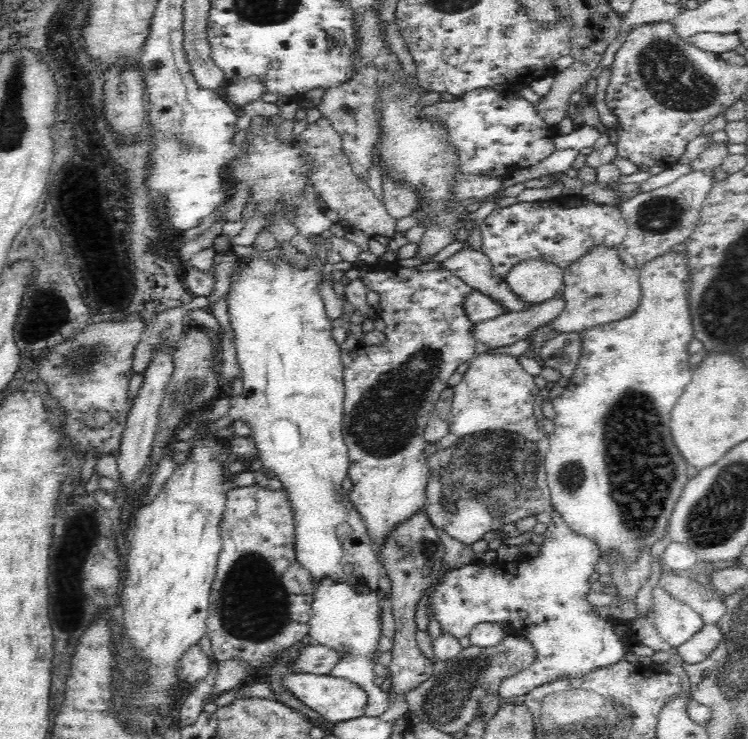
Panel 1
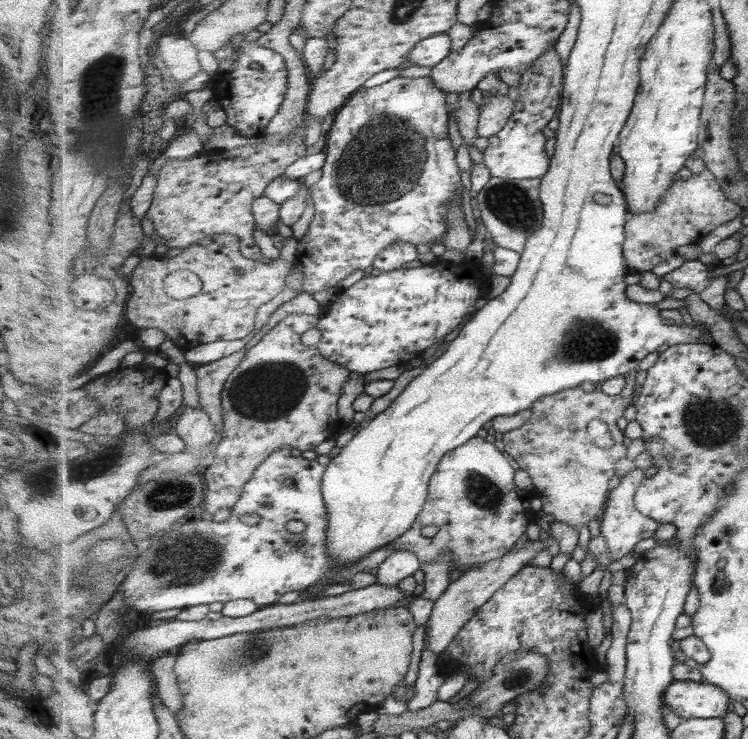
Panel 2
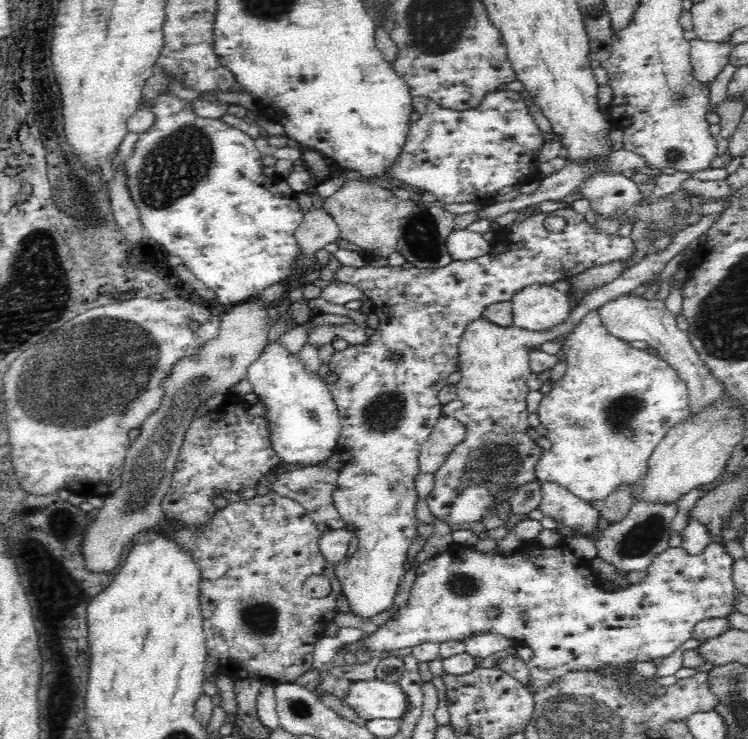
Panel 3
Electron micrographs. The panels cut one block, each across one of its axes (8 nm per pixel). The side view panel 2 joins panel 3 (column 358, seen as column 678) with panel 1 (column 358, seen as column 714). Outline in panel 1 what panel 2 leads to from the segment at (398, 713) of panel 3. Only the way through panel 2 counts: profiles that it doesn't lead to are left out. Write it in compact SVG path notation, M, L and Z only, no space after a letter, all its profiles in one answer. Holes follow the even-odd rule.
M302 672L288 674L288 676L282 676L282 686L303 704L321 714L324 722L328 723L363 717L368 706L368 693L360 685L330 674L315 675Z

